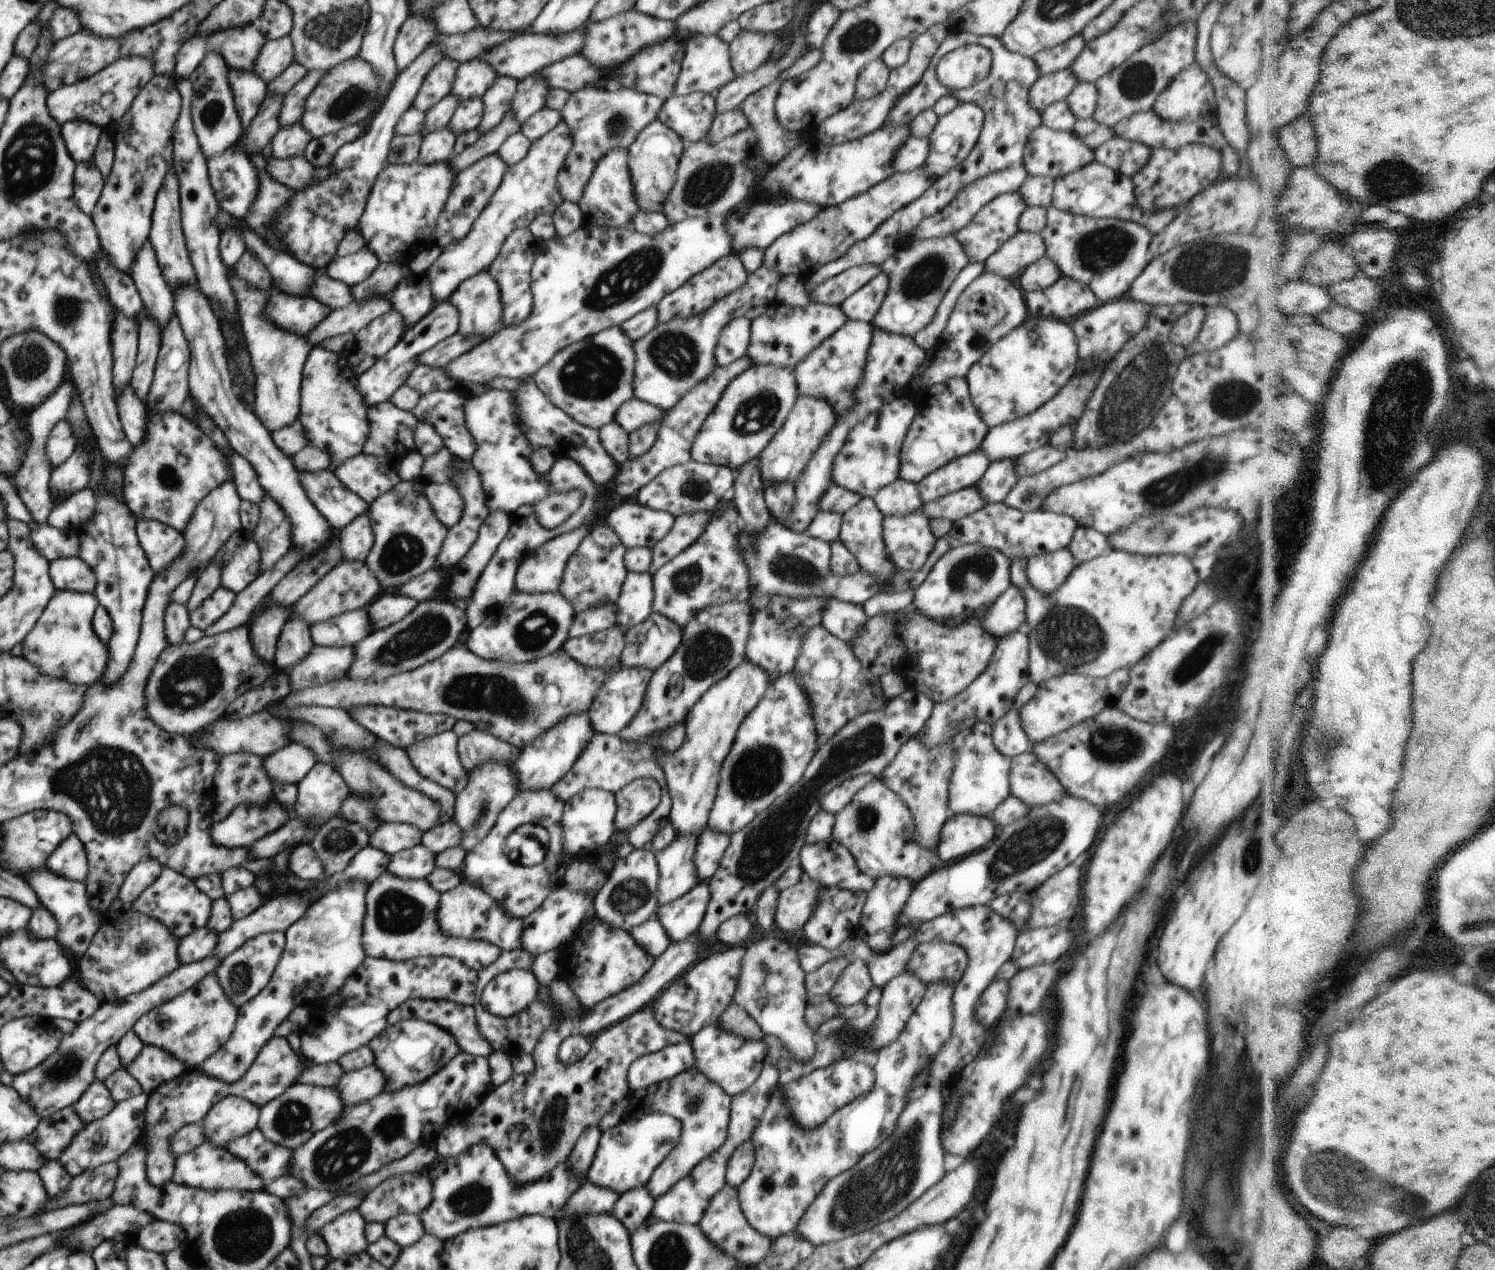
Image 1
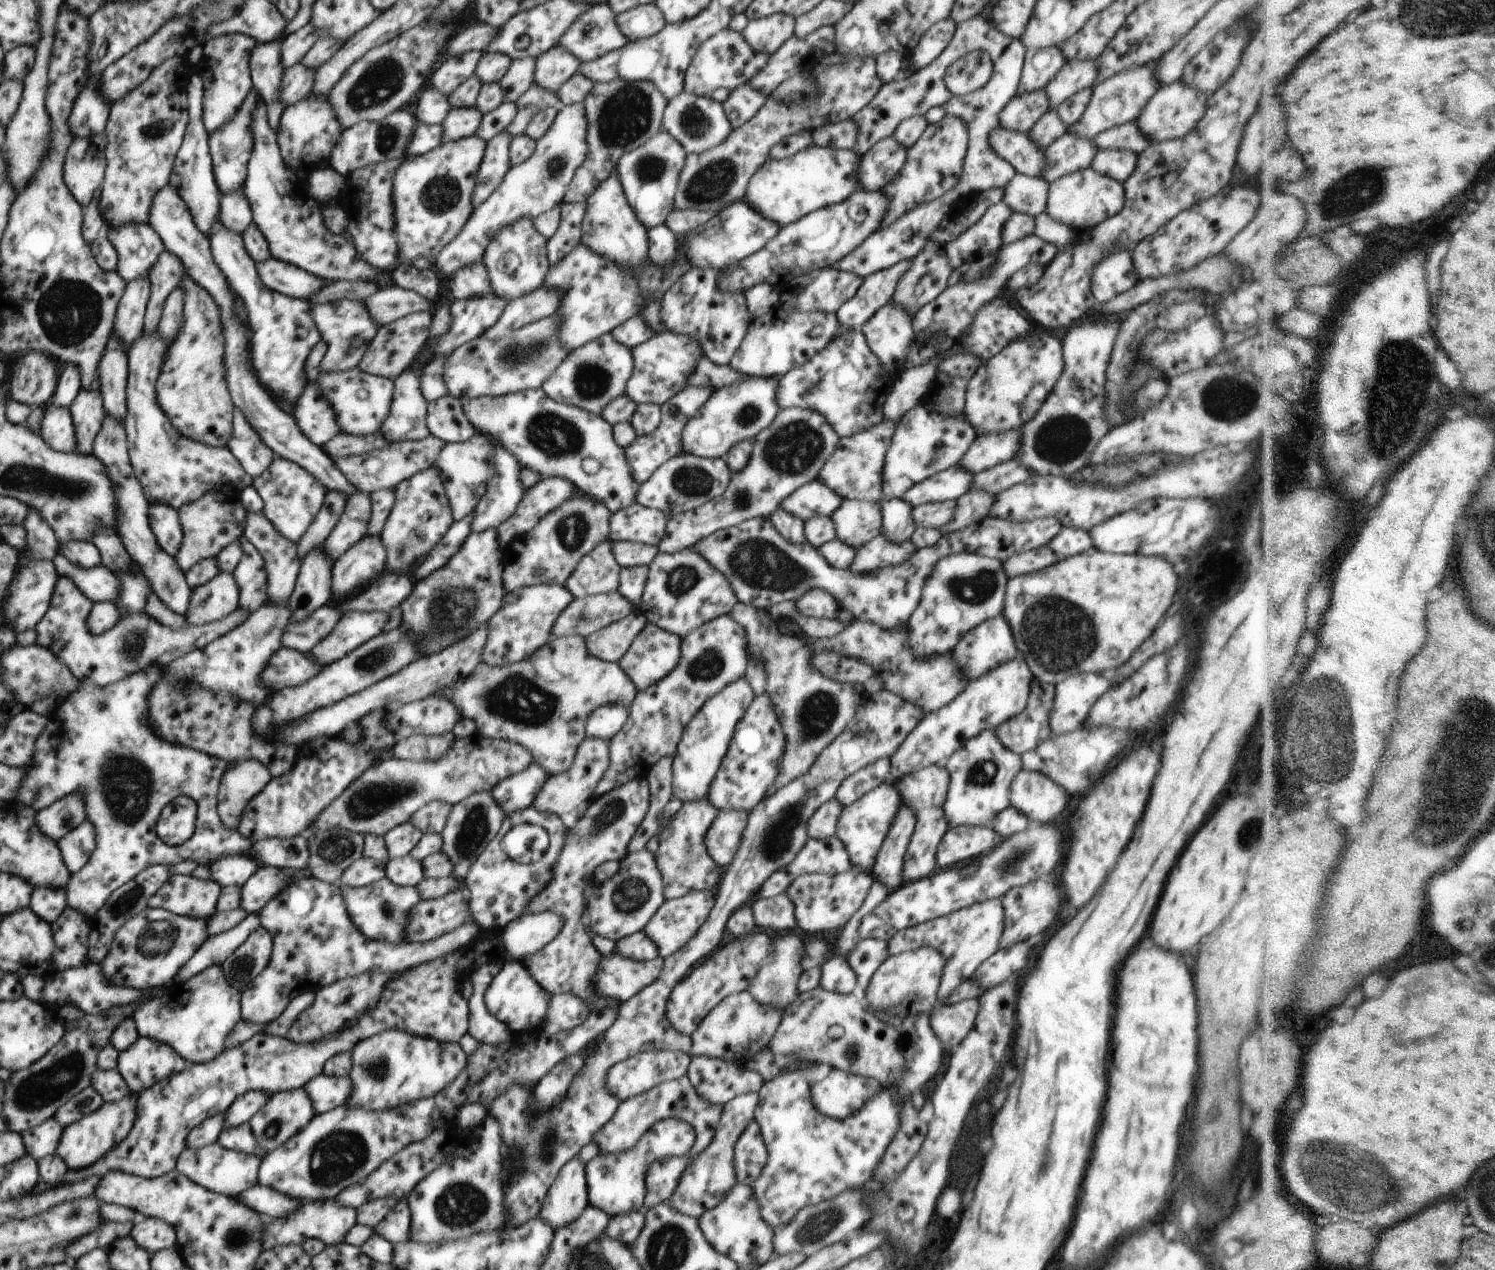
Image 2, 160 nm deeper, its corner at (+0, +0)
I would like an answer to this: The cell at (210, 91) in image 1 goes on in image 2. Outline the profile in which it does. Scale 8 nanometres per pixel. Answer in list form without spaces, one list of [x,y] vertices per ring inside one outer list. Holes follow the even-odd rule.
[[[242,33],[220,35],[203,42],[200,62],[193,66],[192,74],[200,75],[203,82],[203,121],[209,134],[234,118],[250,89],[253,88],[249,64],[251,52],[257,44],[258,42],[251,36]]]

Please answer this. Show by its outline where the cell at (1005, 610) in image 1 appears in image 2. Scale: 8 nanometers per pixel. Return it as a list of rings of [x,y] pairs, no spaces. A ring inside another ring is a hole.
[[[1002,615],[978,625],[975,629],[966,633],[958,642],[958,646],[952,652],[952,660],[962,670],[962,676],[968,680],[976,680],[982,674],[998,668],[1000,664],[1018,658],[1018,650],[1014,646],[1012,629],[1009,622]]]

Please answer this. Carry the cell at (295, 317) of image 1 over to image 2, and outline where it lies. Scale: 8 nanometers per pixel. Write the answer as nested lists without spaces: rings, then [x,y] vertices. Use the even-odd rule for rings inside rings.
[[[341,300],[332,304],[312,305],[311,308],[316,326],[328,345],[327,353],[320,363],[319,372],[330,374],[362,366],[362,360],[369,350],[368,346],[379,334],[379,326],[382,326],[372,318],[368,307],[362,301]]]

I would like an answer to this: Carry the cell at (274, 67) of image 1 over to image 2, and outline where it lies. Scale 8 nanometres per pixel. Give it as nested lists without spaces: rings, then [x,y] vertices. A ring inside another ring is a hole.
[[[310,21],[290,33],[281,44],[281,61],[285,68],[300,63],[316,41],[318,40],[315,37],[315,26]]]

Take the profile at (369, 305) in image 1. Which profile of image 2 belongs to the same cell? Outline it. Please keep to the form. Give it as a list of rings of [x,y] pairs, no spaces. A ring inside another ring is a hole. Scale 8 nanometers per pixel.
[[[398,286],[378,289],[362,301],[378,324],[386,325],[415,312],[432,311],[433,304],[419,292]]]

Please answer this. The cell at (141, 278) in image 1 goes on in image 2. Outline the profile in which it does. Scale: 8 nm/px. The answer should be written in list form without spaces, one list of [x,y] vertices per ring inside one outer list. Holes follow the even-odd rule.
[[[126,223],[106,226],[108,240],[116,248],[117,273],[130,282],[150,274],[151,268],[165,249],[158,233],[148,223]]]

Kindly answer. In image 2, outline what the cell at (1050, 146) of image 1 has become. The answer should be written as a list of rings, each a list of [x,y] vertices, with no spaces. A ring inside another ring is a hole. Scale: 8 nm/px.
[[[994,129],[987,138],[990,148],[1000,157],[1006,159],[1017,173],[1041,176],[1045,165],[1045,150],[1037,147],[1027,133],[1008,129]]]

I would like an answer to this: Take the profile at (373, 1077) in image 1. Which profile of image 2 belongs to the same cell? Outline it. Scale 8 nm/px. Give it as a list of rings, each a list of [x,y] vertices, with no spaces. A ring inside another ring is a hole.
[[[320,1073],[307,1082],[303,1089],[313,1102],[315,1114],[321,1115],[342,1107],[353,1092],[353,1084],[349,1076],[336,1078]]]

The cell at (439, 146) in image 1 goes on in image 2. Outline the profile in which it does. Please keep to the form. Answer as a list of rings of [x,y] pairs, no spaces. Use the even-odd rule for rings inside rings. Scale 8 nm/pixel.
[[[474,106],[454,107],[442,122],[443,142],[455,141],[478,130],[483,114]]]

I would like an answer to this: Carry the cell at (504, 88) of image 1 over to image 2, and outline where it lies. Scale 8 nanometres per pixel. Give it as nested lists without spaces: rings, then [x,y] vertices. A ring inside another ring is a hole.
[[[526,57],[511,61],[508,72],[499,82],[505,94],[505,100],[517,102],[535,82],[535,64],[537,59]]]

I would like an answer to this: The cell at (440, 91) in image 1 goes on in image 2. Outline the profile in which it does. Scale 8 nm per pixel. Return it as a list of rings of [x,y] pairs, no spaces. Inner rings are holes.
[[[471,50],[443,58],[431,74],[432,88],[447,95],[454,92],[461,82],[475,72],[482,55],[481,51]]]

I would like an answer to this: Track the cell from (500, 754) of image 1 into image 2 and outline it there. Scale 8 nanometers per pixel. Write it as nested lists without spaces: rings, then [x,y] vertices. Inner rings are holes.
[[[479,732],[466,738],[455,737],[450,748],[437,759],[388,757],[376,762],[354,780],[300,836],[310,840],[316,831],[336,827],[363,835],[384,836],[395,826],[410,821],[413,814],[425,804],[444,801],[456,805],[472,795],[490,793],[500,781],[521,773],[532,762],[530,751],[521,744],[491,739]]]

